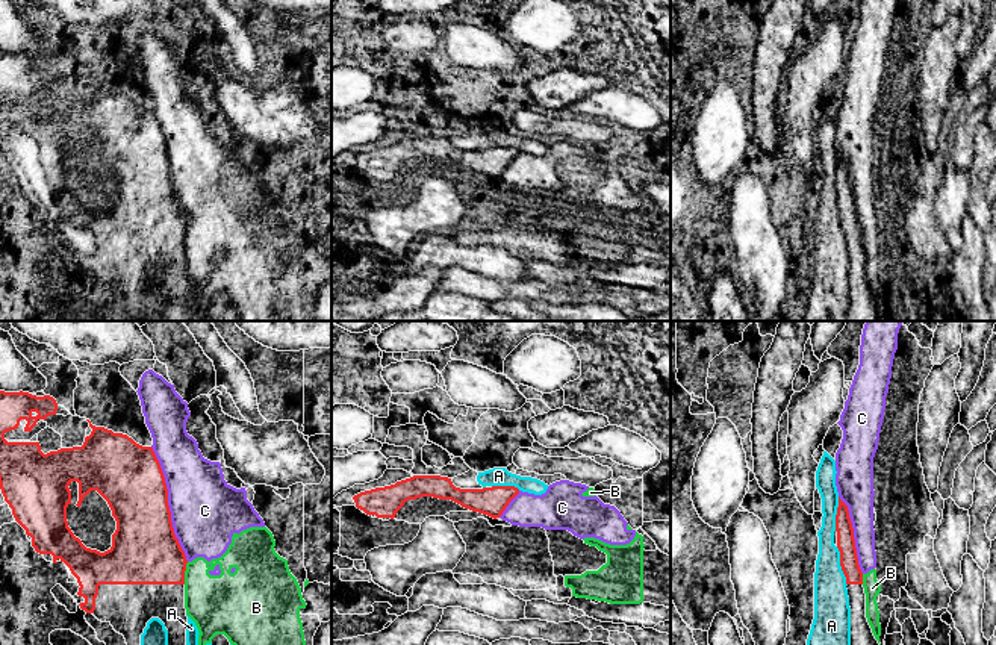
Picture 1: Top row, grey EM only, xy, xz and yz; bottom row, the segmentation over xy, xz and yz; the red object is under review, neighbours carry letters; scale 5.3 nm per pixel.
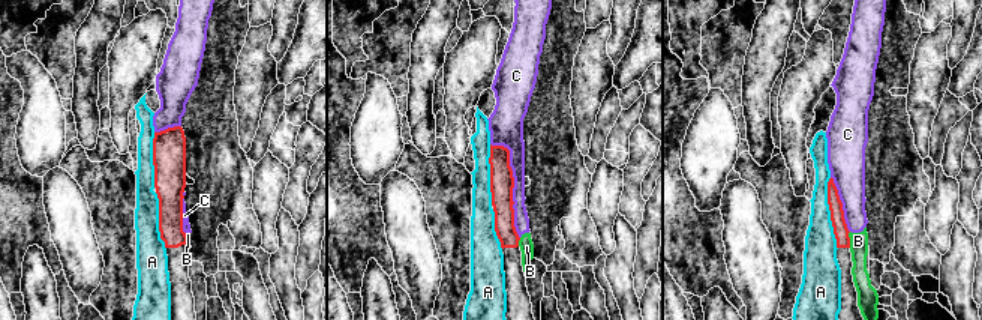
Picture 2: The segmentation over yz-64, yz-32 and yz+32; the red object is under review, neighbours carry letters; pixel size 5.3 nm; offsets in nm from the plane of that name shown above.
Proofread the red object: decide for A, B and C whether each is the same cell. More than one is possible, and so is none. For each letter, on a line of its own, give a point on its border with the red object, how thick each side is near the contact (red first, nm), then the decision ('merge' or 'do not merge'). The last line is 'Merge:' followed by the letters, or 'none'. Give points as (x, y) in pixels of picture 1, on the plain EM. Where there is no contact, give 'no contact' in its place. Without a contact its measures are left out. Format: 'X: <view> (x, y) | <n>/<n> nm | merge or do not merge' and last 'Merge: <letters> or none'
A: yz (840, 226) | 100/190 nm | do not merge
B: xy (183, 233) | 360/320 nm | do not merge
C: xy (167, 165) | 360/360 nm | do not merge
Merge: none

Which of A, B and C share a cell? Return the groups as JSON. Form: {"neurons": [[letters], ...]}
{"neurons": [["A"], ["B", "C"]]}

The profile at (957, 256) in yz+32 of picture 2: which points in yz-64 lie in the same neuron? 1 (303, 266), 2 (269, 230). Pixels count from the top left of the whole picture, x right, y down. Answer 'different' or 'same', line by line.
1: different
2: different

